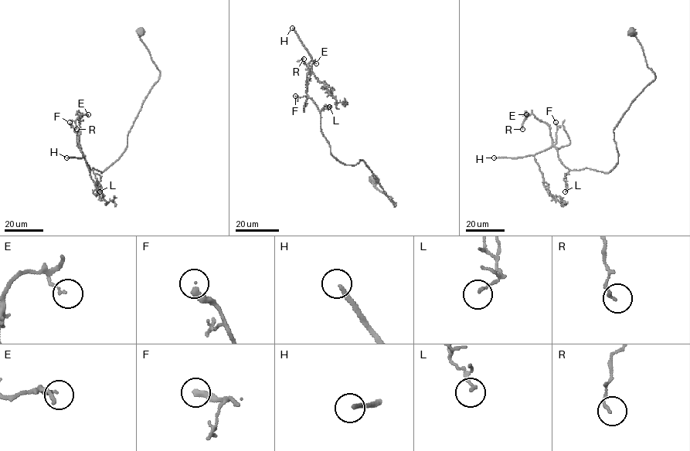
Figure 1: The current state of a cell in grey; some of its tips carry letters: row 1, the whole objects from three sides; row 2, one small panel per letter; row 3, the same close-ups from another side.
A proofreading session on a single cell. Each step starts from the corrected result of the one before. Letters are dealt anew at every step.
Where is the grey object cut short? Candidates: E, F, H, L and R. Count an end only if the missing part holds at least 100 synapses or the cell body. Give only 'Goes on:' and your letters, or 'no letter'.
Goes on: H

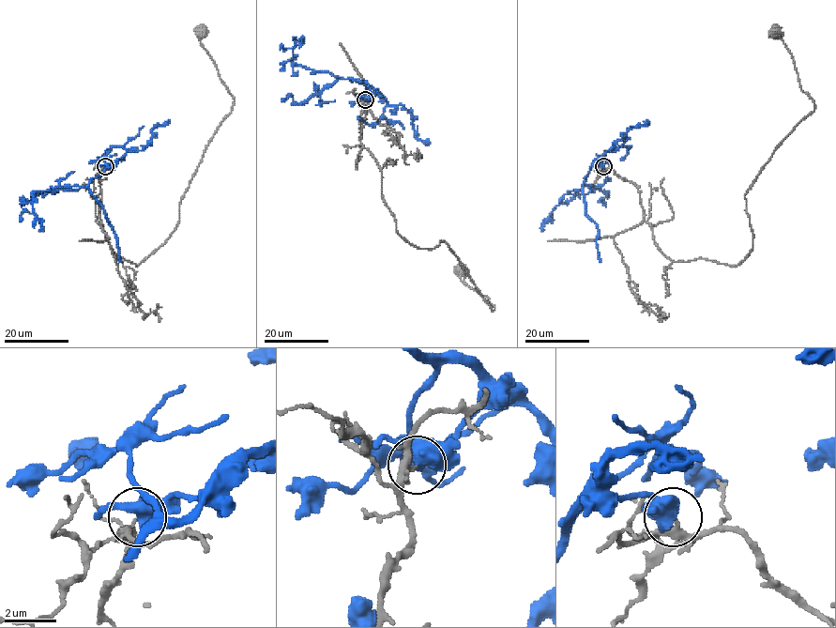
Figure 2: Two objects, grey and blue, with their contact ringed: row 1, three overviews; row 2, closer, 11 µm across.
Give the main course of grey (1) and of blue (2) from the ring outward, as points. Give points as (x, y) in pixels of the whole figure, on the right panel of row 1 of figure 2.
1: (603, 167), (637, 187), (643, 220), (667, 257), (737, 267), (752, 243), (745, 194), (814, 109), (775, 31)
2: (603, 166), (600, 163), (590, 167), (583, 187), (563, 196), (545, 220), (540, 231)

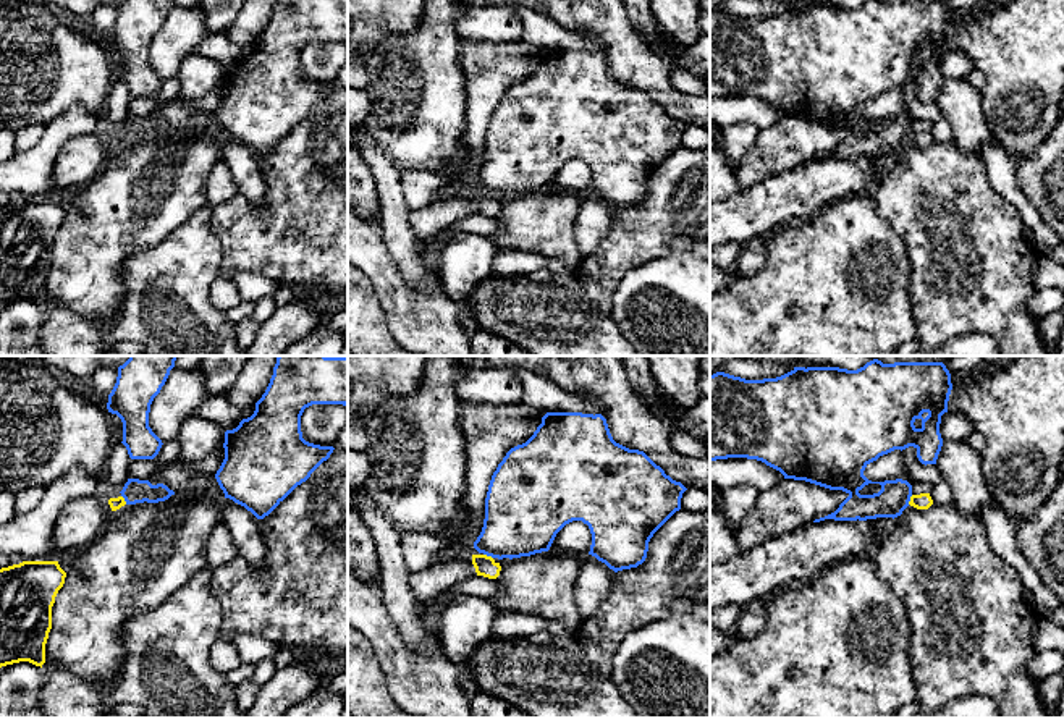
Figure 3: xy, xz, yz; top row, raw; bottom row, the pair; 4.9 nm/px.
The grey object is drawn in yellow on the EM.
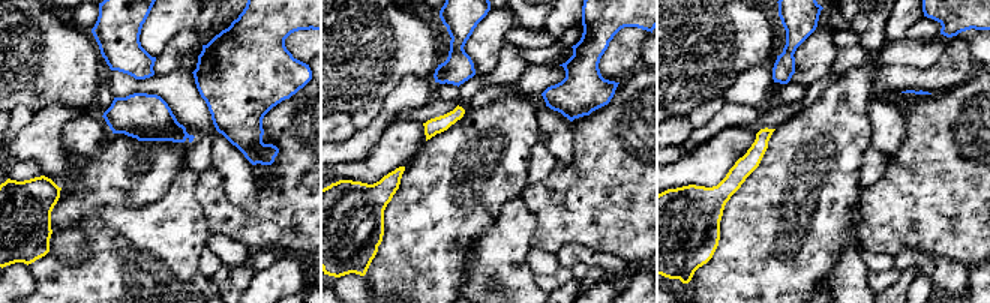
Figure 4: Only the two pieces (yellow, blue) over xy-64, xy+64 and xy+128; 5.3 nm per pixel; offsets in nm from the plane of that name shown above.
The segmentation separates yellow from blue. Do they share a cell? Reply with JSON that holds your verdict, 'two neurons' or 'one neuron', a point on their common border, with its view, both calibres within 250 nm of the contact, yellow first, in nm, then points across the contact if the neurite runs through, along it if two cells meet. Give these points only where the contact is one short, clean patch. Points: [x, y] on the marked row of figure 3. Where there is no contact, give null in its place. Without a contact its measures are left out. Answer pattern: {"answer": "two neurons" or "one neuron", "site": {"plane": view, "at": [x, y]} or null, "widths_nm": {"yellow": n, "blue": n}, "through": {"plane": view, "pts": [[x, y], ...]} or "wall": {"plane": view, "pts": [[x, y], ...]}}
{"answer": "two neurons", "site": {"plane": "xz", "at": [489, 557]}, "widths_nm": {"yellow": 100, "blue": 360}, "wall": {"plane": "xz", "pts": [[484, 553], [492, 558]]}}

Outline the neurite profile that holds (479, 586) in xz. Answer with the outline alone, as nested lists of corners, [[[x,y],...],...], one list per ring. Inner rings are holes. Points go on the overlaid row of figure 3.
[[[472,576],[464,581],[459,581],[458,584],[454,584],[446,592],[437,597],[420,598],[419,611],[425,613],[425,611],[438,610],[441,603],[454,593],[469,593],[469,595],[488,598],[495,592],[495,587],[496,585],[493,579],[483,576]]]

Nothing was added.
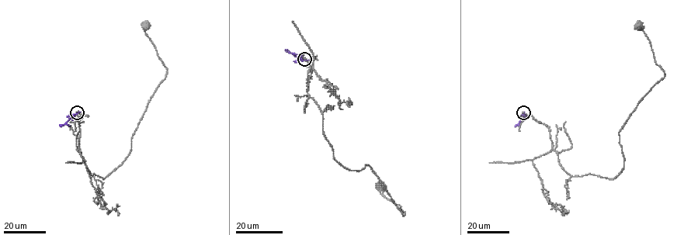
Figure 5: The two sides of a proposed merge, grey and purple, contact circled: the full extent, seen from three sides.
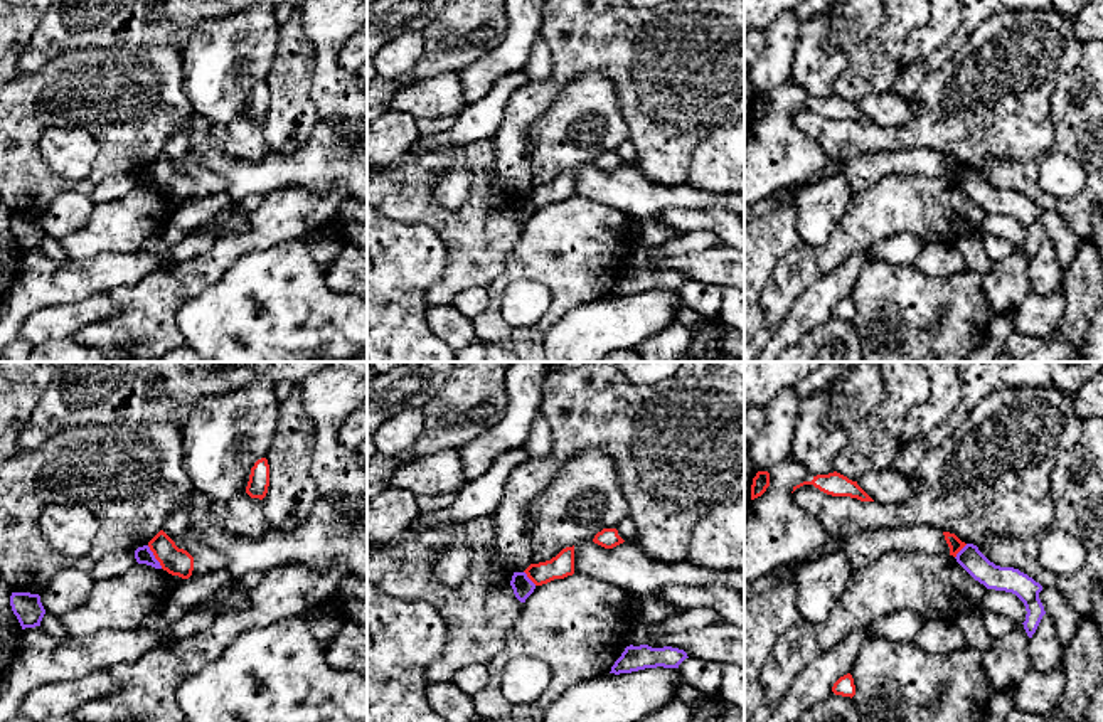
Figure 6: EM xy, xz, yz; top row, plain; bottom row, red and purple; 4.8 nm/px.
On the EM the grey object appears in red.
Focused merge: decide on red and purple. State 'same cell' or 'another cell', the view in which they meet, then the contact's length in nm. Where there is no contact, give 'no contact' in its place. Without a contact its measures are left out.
another cell | xy | 130 nm

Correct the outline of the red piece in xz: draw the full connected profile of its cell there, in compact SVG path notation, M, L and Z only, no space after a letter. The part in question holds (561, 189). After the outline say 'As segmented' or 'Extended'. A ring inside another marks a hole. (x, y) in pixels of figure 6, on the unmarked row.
M574 168L562 172L551 183L530 187L524 195L536 209L542 209L554 202L564 202L567 199L573 199L574 197Z. As segmented

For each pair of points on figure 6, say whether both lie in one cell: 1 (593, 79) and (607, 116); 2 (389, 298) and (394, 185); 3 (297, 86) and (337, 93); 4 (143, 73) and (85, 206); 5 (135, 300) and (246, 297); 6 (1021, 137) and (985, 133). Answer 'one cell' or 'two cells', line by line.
1: one cell
2: two cells
3: two cells
4: two cells
5: two cells
6: one cell

